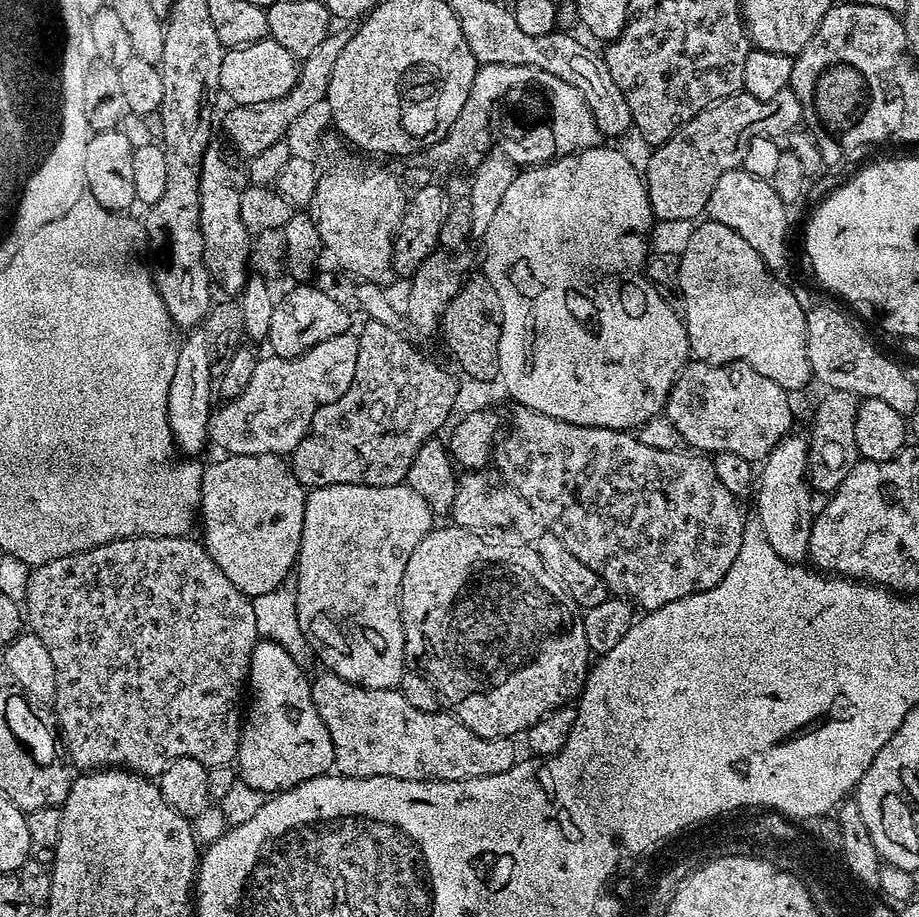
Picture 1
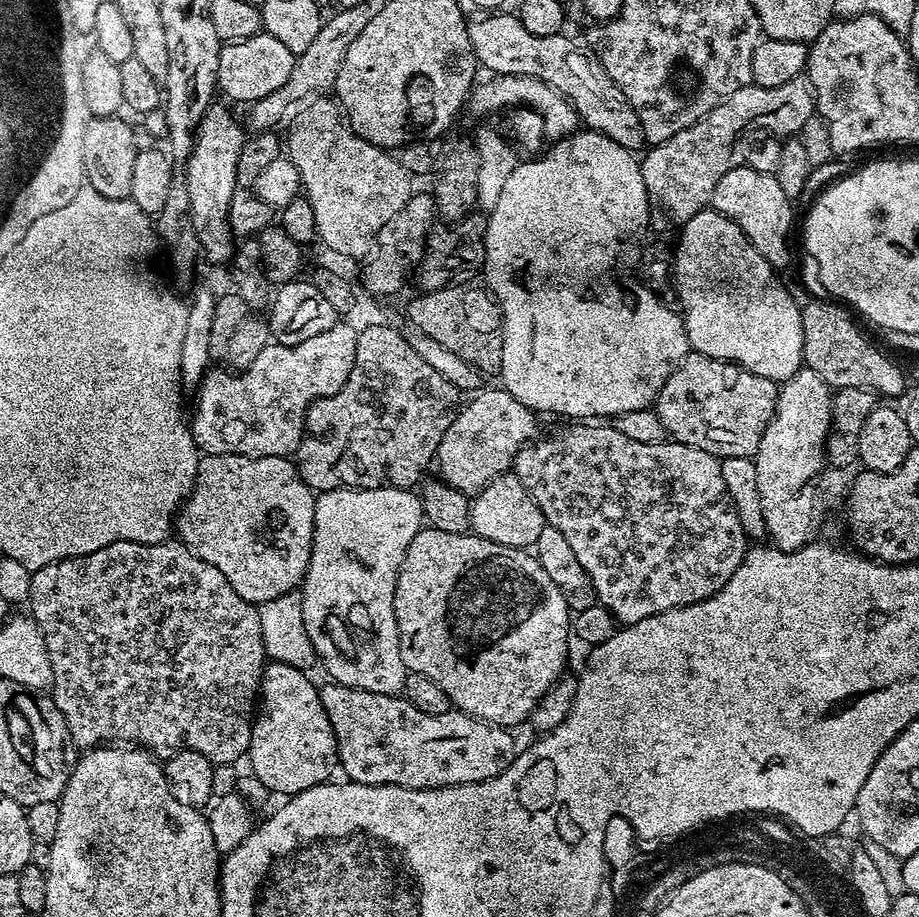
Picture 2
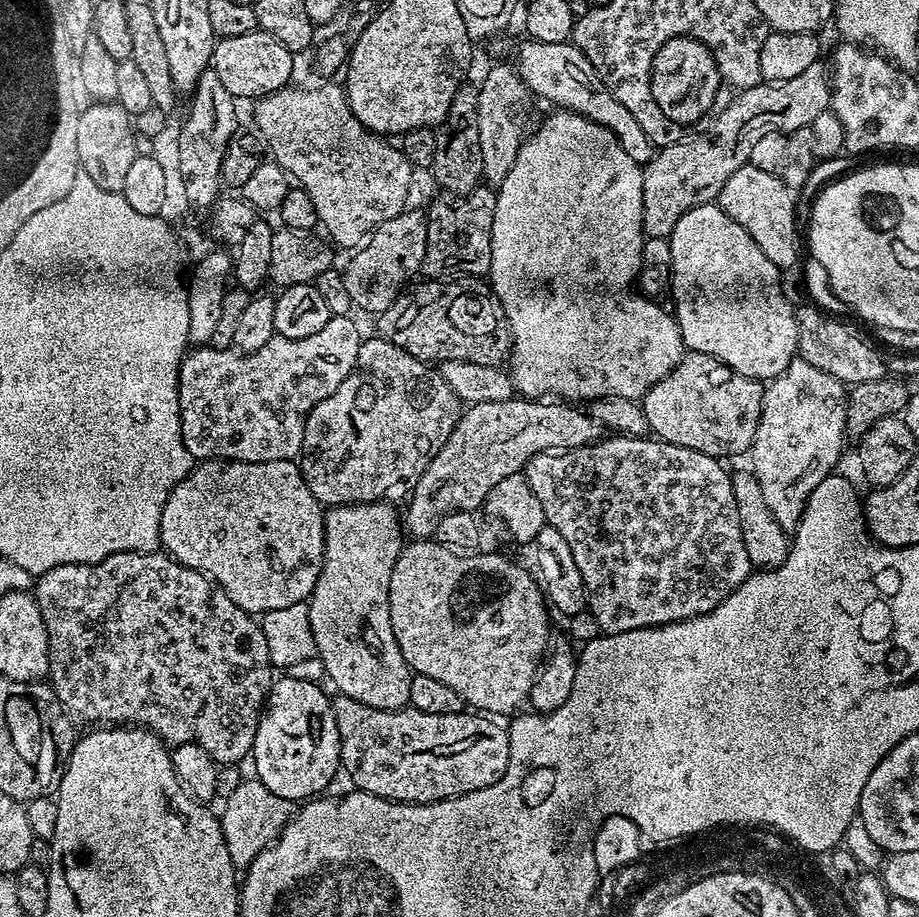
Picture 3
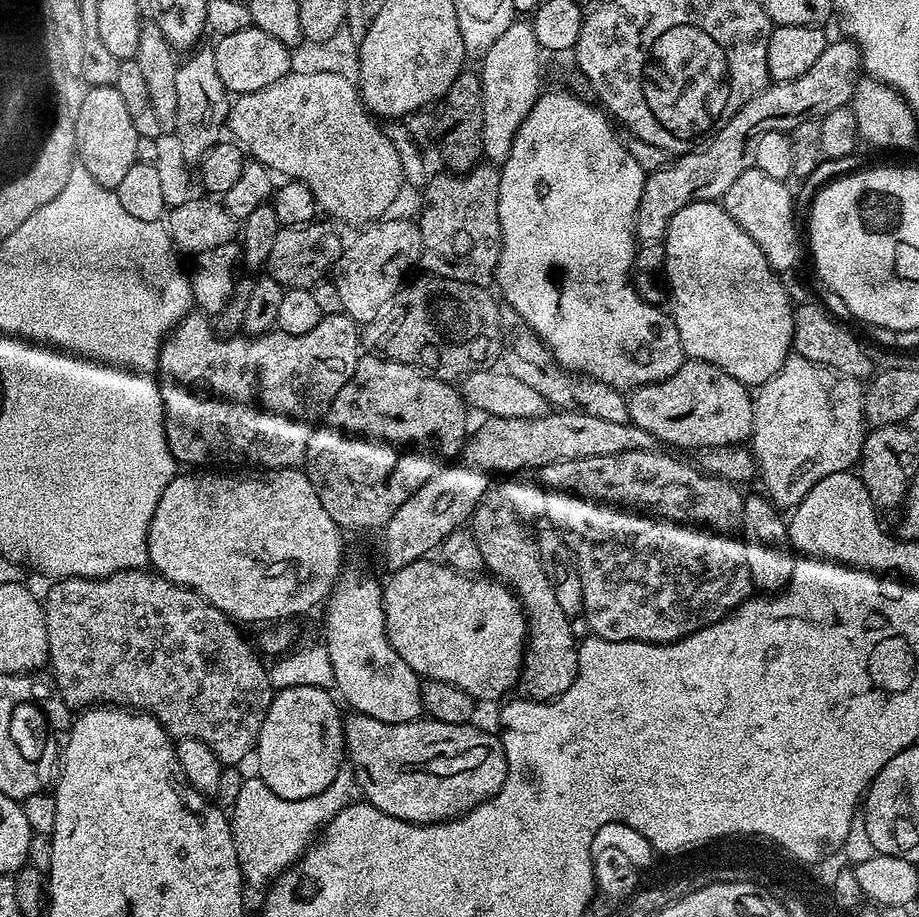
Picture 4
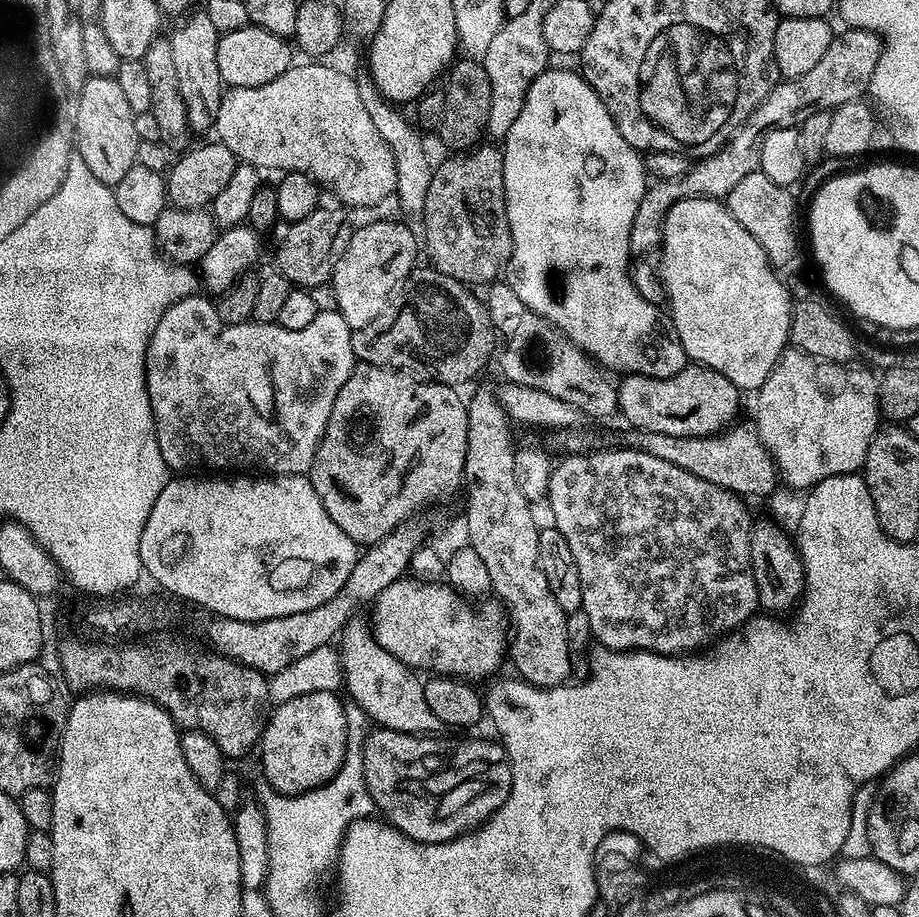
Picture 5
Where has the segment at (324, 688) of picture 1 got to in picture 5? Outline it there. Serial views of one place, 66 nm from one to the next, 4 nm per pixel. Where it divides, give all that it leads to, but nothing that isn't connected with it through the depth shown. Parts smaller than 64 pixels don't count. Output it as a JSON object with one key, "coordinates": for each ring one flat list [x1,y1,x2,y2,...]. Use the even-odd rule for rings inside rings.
{"coordinates":[[377,727,364,741,364,777,375,811,393,828,423,844,441,844,479,828,506,802,512,785,512,767,503,743,440,738,436,734,415,736]]}

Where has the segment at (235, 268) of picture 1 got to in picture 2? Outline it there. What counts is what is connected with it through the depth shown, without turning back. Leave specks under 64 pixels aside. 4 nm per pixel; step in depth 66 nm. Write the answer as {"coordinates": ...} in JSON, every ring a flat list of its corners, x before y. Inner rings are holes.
{"coordinates":[[220,102,213,103,212,107,206,110,198,126,192,141,192,153,183,165,183,183,188,189,192,229,196,235,198,248,201,253,208,252,209,258,216,264,227,265,238,245,228,215,230,202,238,187,238,154,245,139,246,132,240,129,240,124,232,117,231,110,223,108]]}

